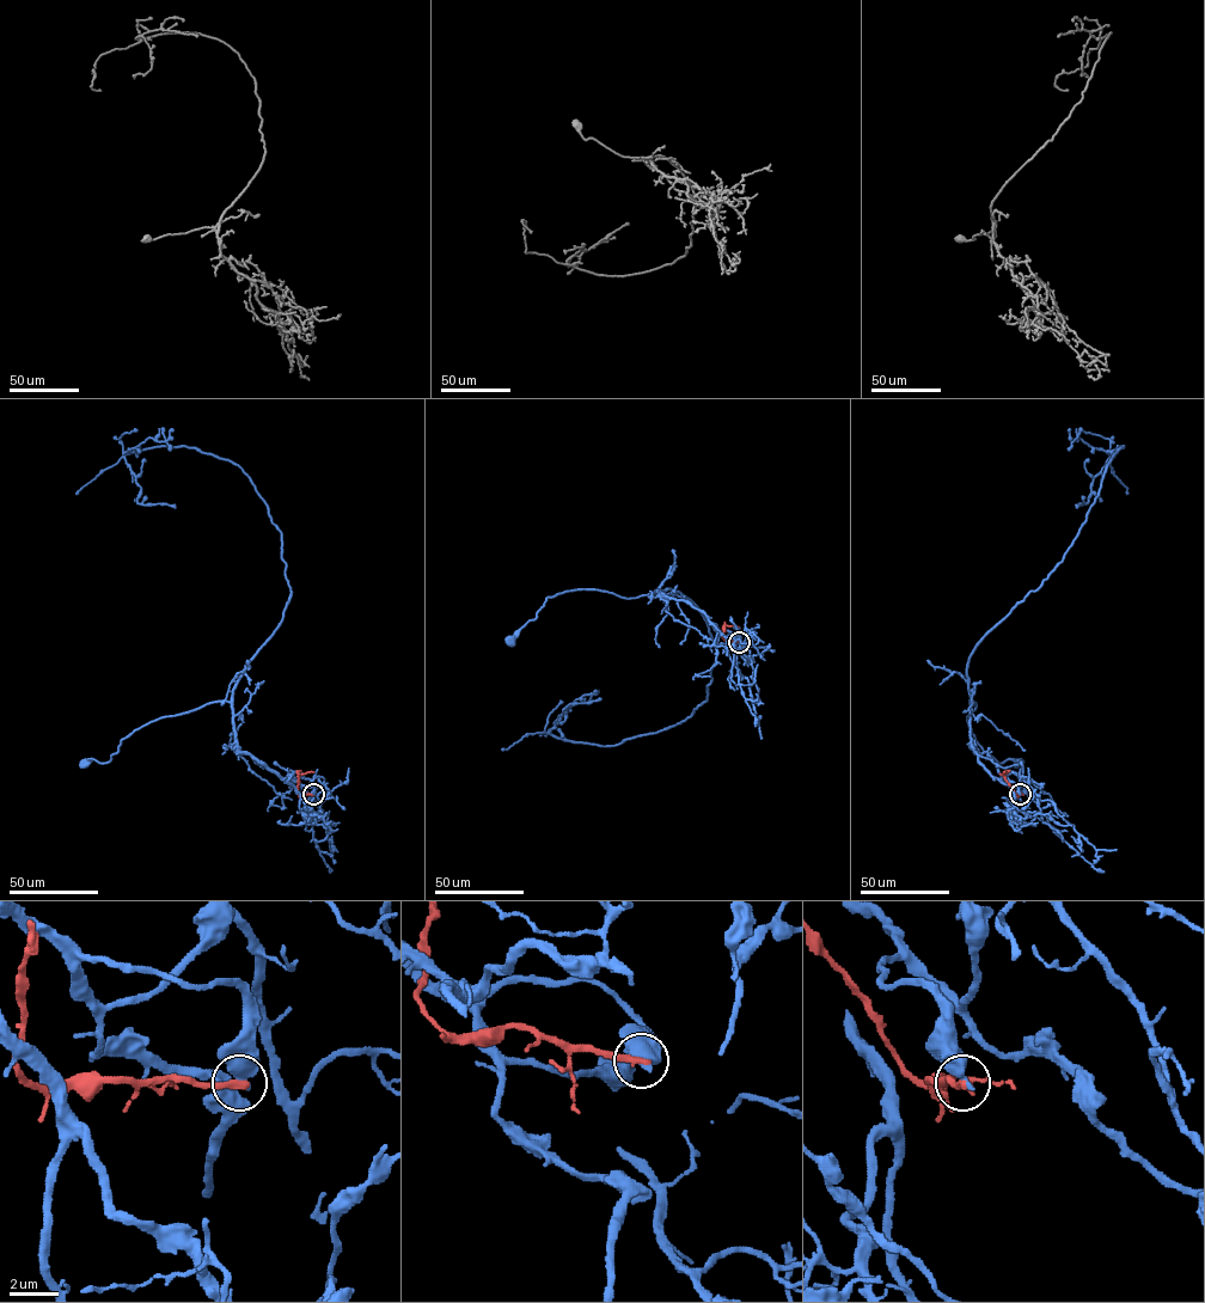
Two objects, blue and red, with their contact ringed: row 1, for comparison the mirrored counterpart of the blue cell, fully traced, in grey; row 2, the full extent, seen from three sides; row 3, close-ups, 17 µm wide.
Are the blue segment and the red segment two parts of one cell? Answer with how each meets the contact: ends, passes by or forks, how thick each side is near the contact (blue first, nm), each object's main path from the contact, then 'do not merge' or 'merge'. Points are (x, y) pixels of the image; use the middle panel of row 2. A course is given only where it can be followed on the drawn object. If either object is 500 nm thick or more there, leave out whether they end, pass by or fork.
calibres 550 and 300 nm; course blue (739, 642), (723, 637), (701, 611), (661, 592), (625, 598), (582, 589), (548, 597), (509, 641); course red (739, 642), (722, 637), (725, 625), (739, 626); do not merge

